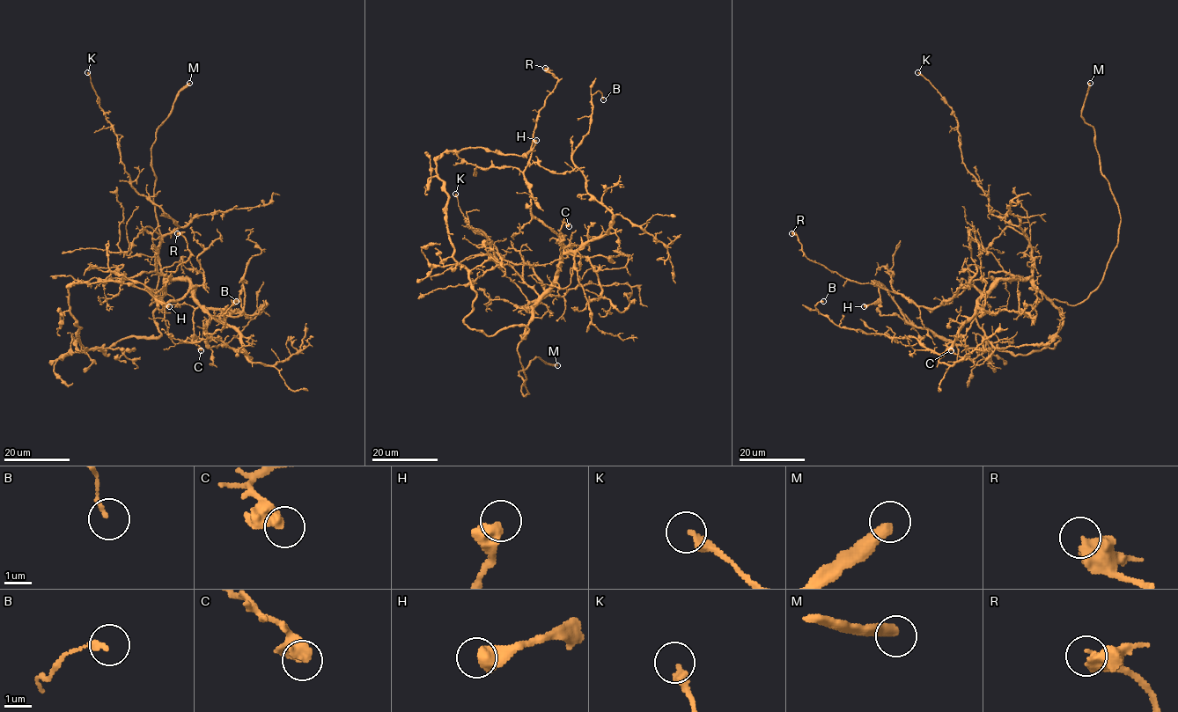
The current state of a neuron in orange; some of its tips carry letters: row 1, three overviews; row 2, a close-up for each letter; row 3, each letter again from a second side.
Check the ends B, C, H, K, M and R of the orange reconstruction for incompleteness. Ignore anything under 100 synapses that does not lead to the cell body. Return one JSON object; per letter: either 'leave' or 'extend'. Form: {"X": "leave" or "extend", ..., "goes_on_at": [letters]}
{"B": "leave", "C": "leave", "H": "leave", "K": "leave", "M": "extend", "R": "leave", "goes_on_at": ["M"]}

